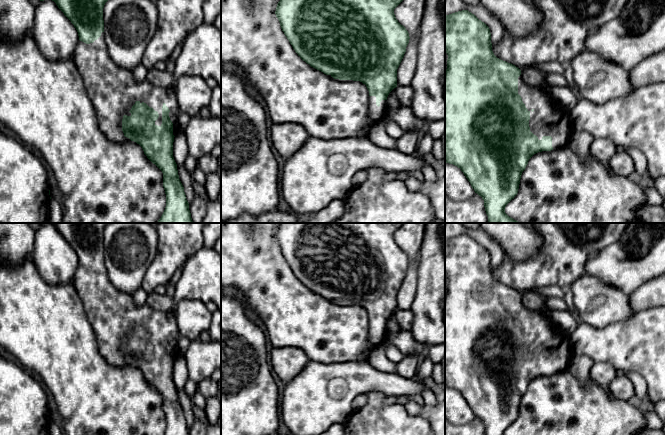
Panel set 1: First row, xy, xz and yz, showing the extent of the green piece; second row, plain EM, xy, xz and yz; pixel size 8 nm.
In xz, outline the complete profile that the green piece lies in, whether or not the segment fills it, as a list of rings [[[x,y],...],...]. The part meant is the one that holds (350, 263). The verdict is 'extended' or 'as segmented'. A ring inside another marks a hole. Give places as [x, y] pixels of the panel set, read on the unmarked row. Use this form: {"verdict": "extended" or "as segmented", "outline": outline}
{"verdict": "extended", "outline": [[[281,223],[277,228],[275,238],[282,255],[303,285],[334,303],[360,305],[366,309],[369,315],[368,341],[370,344],[377,346],[383,344],[387,333],[387,321],[397,311],[397,293],[404,281],[410,263],[408,255],[398,246],[394,238],[394,233],[402,225],[403,223]]]}

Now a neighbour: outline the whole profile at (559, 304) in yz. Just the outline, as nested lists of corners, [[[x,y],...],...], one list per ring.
[[[546,297],[544,305],[546,308],[551,308],[554,310],[567,310],[567,304],[564,299],[561,298]]]

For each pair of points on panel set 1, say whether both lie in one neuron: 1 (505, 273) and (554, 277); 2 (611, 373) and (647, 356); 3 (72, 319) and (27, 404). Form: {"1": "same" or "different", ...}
{"1": "same", "2": "different", "3": "different"}

